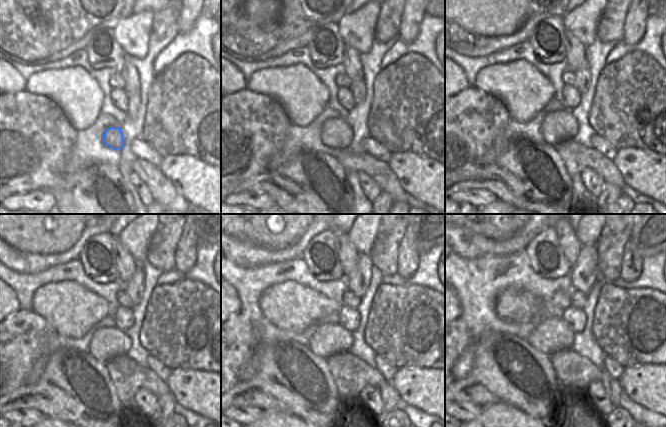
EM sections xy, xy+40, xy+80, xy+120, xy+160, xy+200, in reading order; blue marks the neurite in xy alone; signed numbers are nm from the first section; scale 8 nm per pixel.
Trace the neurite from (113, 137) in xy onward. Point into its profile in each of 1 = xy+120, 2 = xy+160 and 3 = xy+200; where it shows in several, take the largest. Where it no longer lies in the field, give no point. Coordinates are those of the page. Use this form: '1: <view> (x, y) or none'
1: xy+120 (106, 343)
2: xy+160 (327, 340)
3: xy+200 (552, 334)

